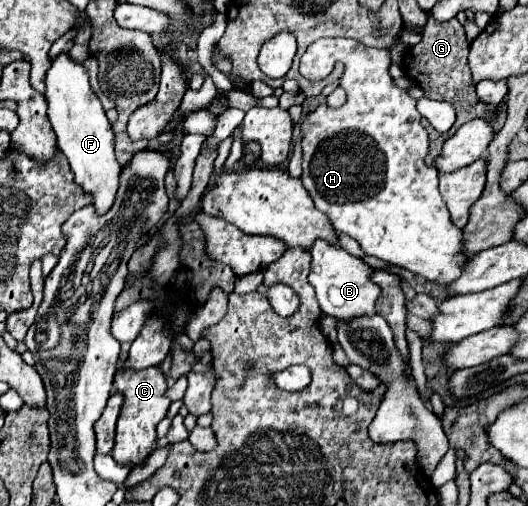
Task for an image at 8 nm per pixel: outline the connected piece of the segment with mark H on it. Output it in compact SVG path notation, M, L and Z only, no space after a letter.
M321 38L303 53L299 73L309 81L325 79L337 61L345 63L341 87L347 93L347 103L339 109L319 105L301 123L303 129L303 187L309 191L315 207L327 215L331 225L353 237L365 255L373 255L381 261L405 267L415 275L421 275L439 285L451 283L461 275L465 257L461 253L463 235L451 219L449 211L439 195L439 172L426 165L425 155L429 151L429 135L421 127L421 115L415 109L415 99L407 91L393 87L389 75L389 51L365 47L351 38Z

